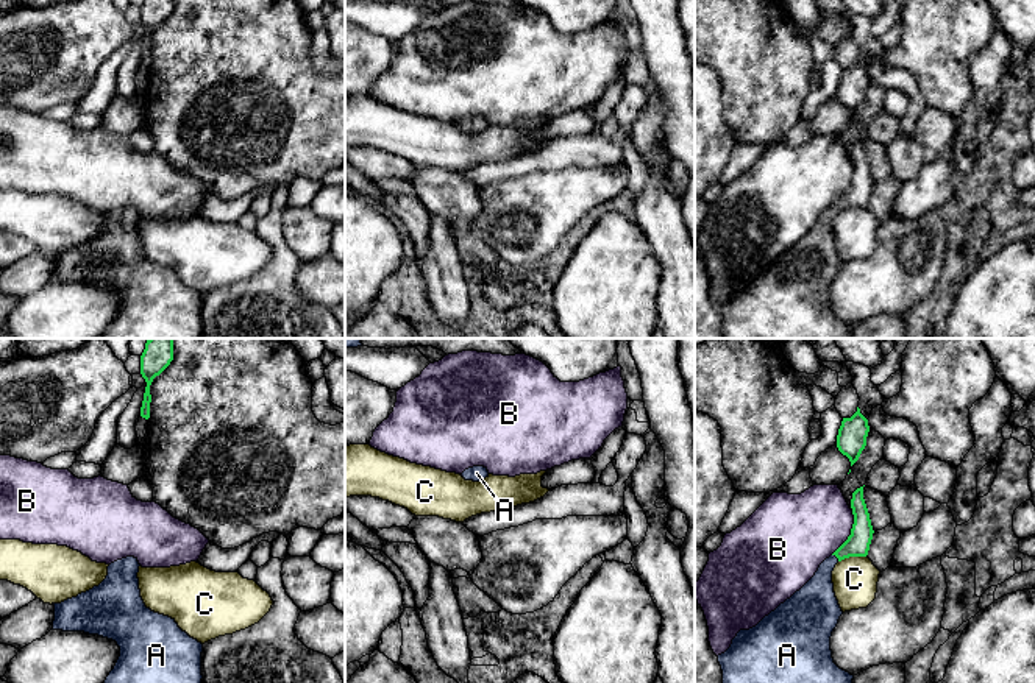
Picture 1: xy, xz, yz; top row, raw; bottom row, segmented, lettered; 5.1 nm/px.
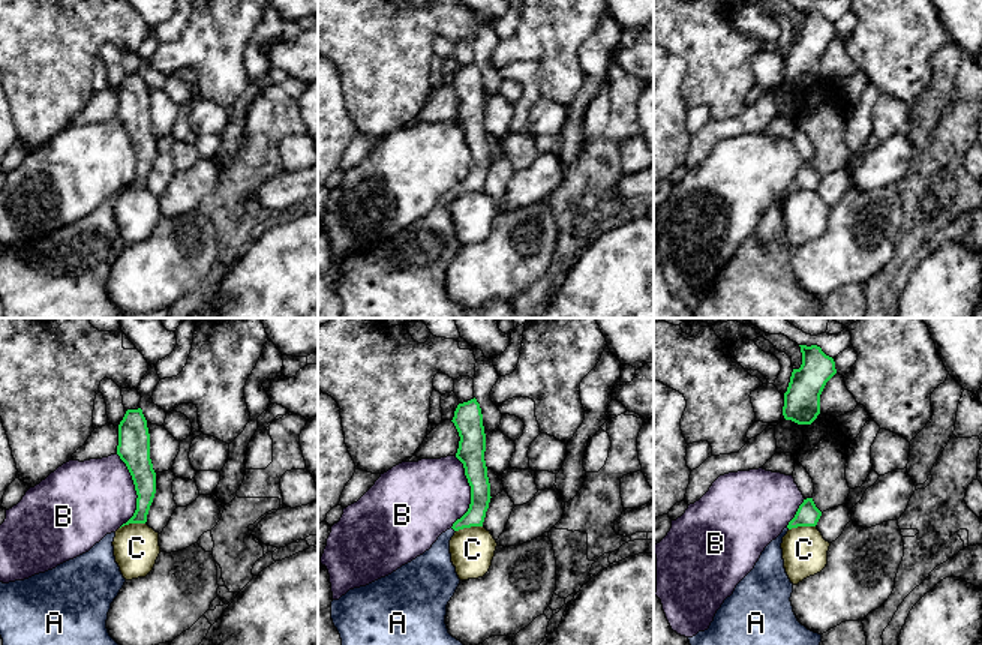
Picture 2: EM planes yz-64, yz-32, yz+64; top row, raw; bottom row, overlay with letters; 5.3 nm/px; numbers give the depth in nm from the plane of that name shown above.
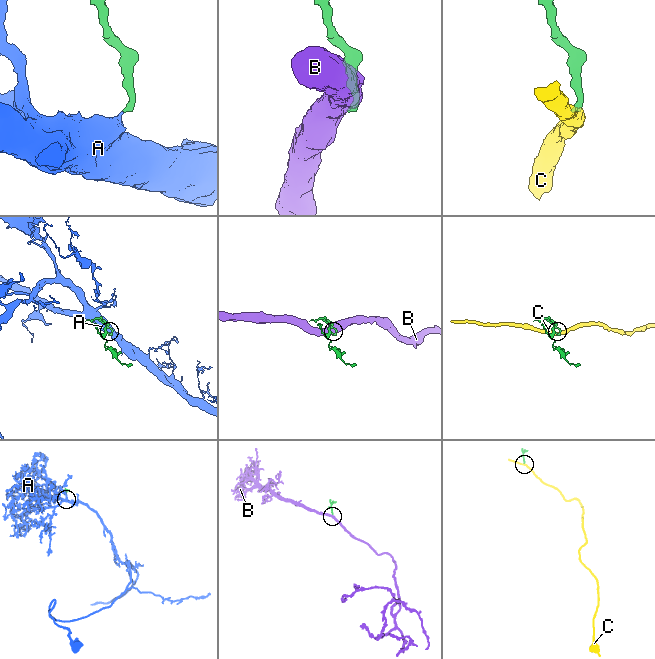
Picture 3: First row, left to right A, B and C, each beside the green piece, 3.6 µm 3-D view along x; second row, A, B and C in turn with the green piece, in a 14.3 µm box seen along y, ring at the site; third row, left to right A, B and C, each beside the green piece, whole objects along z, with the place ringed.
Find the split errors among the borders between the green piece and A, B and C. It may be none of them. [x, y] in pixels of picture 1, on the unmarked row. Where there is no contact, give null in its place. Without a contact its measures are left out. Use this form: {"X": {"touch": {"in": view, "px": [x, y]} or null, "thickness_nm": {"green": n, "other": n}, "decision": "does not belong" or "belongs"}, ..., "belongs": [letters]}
{"A": {"touch": {"in": "yz", "px": [835, 206]}, "thickness_nm": {"green": 130, "other": 190}, "decision": "belongs"}, "B": {"touch": {"in": "yz", "px": [851, 183]}, "thickness_nm": {"green": 130, "other": 380}, "decision": "does not belong"}, "C": {"touch": {"in": "yz", "px": [851, 206]}, "thickness_nm": {"green": 130, "other": 220}, "decision": "does not belong"}, "belongs": ["A"]}

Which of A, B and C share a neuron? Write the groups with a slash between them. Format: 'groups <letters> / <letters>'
groups A / B C

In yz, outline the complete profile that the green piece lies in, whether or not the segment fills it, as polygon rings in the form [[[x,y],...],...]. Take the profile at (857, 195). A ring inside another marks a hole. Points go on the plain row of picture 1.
[[[863,137],[852,143],[851,159],[854,175],[848,190],[820,215],[799,242],[756,278],[740,281],[731,298],[718,306],[723,338],[852,338],[854,326],[834,313],[830,301],[832,282],[843,265],[834,243],[832,221],[845,209],[868,206],[874,181],[863,150]]]

